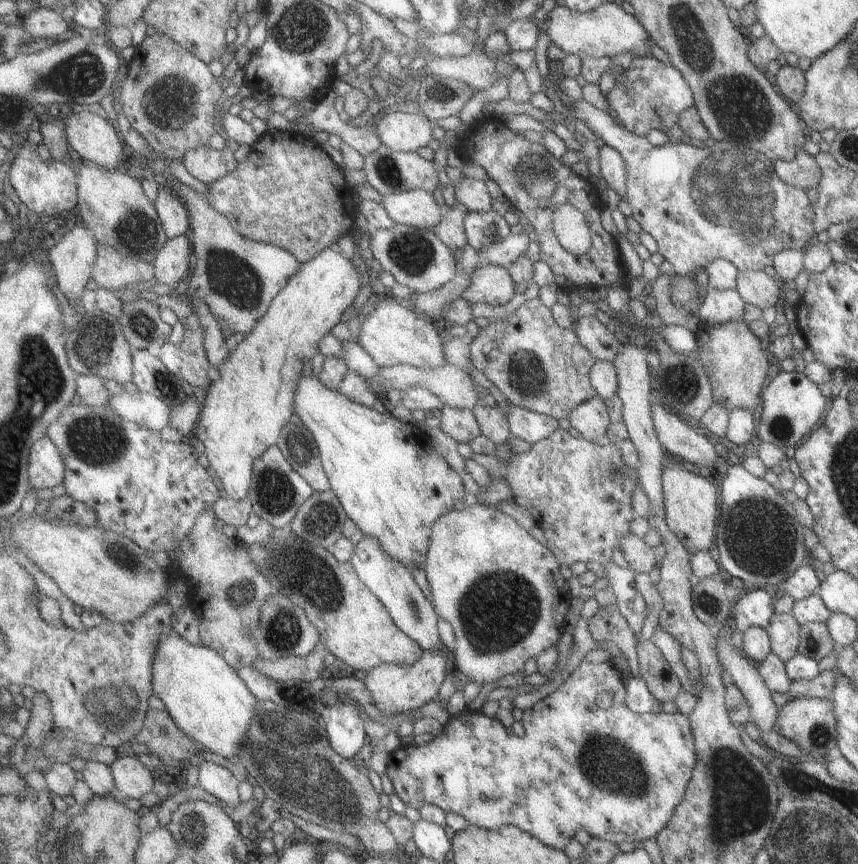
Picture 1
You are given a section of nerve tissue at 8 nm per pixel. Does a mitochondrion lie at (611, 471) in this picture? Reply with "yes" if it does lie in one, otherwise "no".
yes

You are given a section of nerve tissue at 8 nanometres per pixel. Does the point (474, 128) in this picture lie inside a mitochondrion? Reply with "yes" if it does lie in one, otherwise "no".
no

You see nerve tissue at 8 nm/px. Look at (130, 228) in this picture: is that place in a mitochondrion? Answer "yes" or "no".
yes

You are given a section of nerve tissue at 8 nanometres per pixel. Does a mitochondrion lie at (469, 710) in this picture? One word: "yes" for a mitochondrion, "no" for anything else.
no

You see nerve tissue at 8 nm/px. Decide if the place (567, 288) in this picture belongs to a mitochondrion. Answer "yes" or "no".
no

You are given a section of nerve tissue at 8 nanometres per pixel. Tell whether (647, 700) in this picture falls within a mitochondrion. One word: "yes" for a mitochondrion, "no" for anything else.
no

